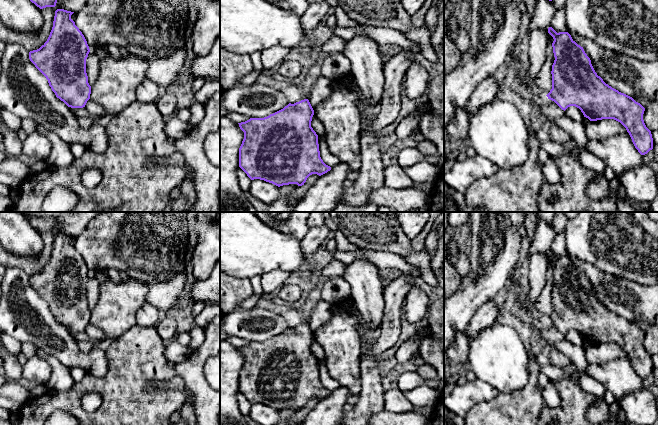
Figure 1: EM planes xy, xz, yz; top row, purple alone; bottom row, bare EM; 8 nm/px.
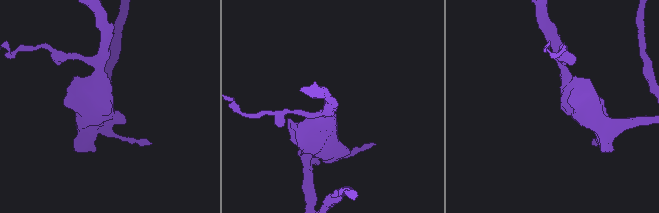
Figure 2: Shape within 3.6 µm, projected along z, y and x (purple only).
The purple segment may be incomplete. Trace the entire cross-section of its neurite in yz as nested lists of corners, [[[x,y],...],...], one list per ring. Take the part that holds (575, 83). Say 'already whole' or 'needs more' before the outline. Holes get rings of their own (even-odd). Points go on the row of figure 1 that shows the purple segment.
already whole | [[[549,27],[548,33],[554,39],[552,47],[555,57],[551,71],[552,89],[546,95],[548,99],[554,101],[564,111],[570,106],[579,108],[584,117],[590,121],[614,119],[626,128],[635,148],[641,155],[652,150],[652,134],[643,120],[645,108],[632,97],[606,84],[595,72],[583,47],[578,45],[568,32],[557,33]]]

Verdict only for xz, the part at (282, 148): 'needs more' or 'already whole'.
already whole

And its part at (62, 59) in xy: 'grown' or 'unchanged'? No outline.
unchanged

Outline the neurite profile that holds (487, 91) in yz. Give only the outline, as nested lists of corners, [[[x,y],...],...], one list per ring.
[[[491,76],[482,81],[467,101],[465,111],[468,115],[476,112],[480,107],[497,98],[500,91],[500,84]]]

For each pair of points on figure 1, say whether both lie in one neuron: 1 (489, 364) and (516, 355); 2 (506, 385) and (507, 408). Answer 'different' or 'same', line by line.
1: same
2: different

